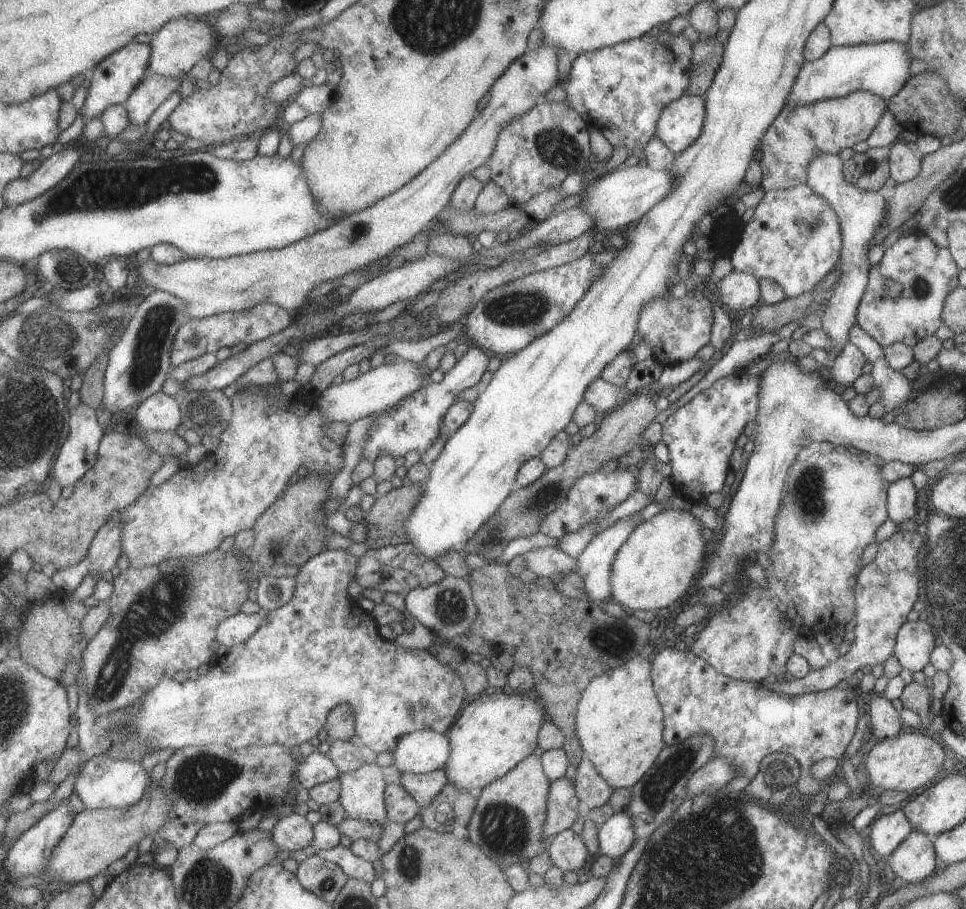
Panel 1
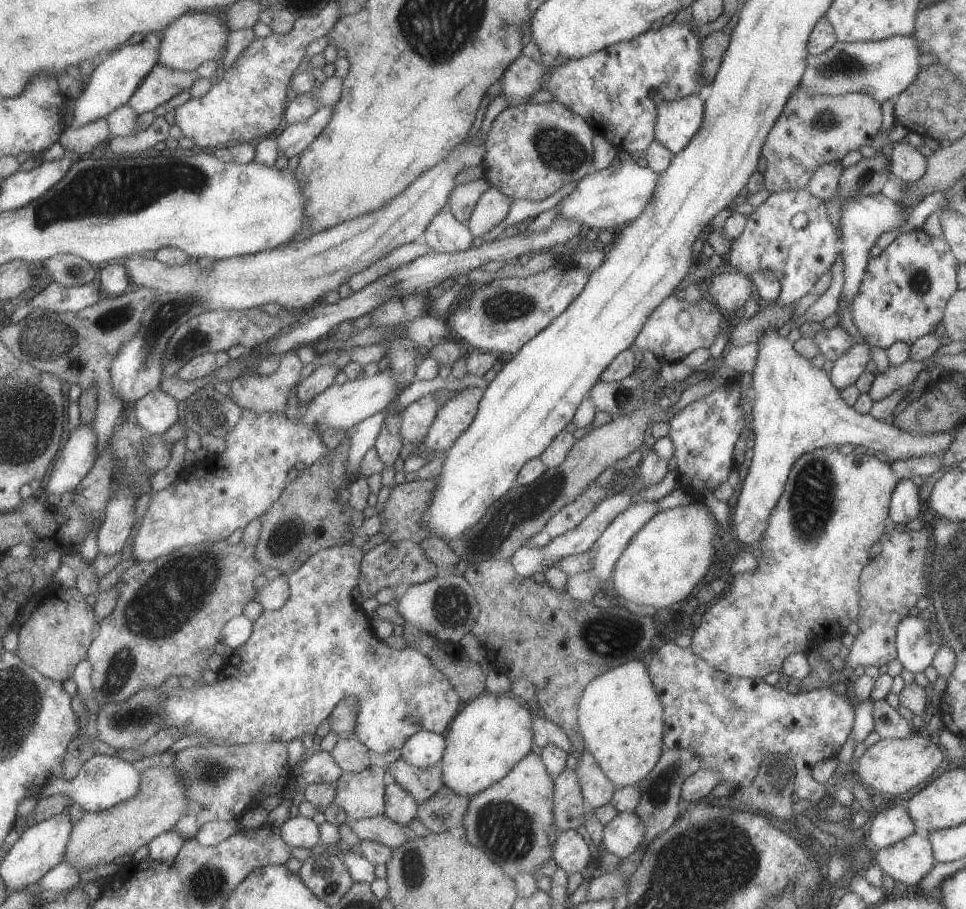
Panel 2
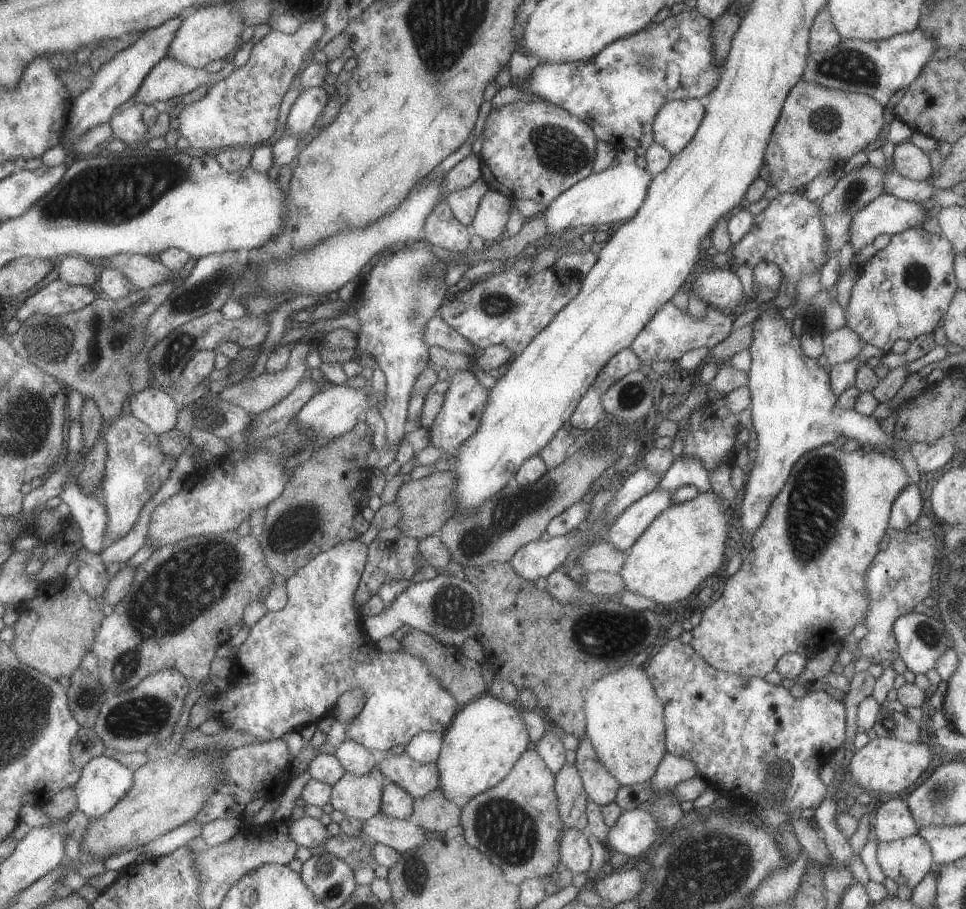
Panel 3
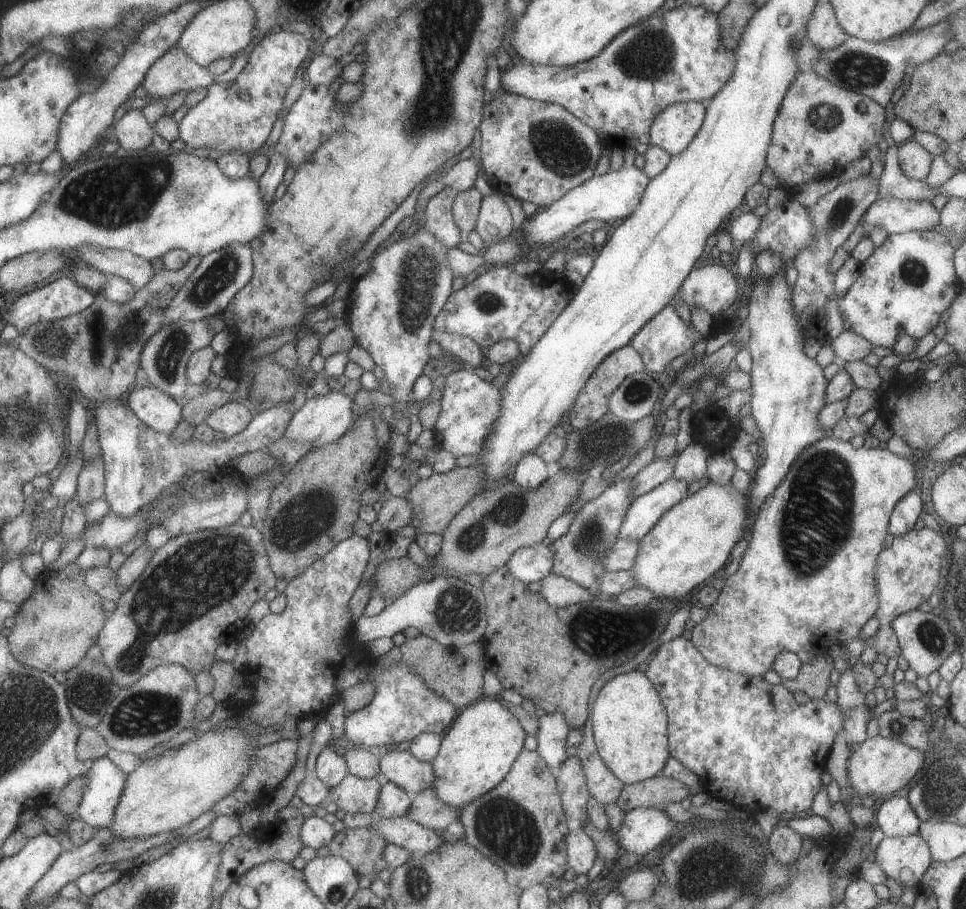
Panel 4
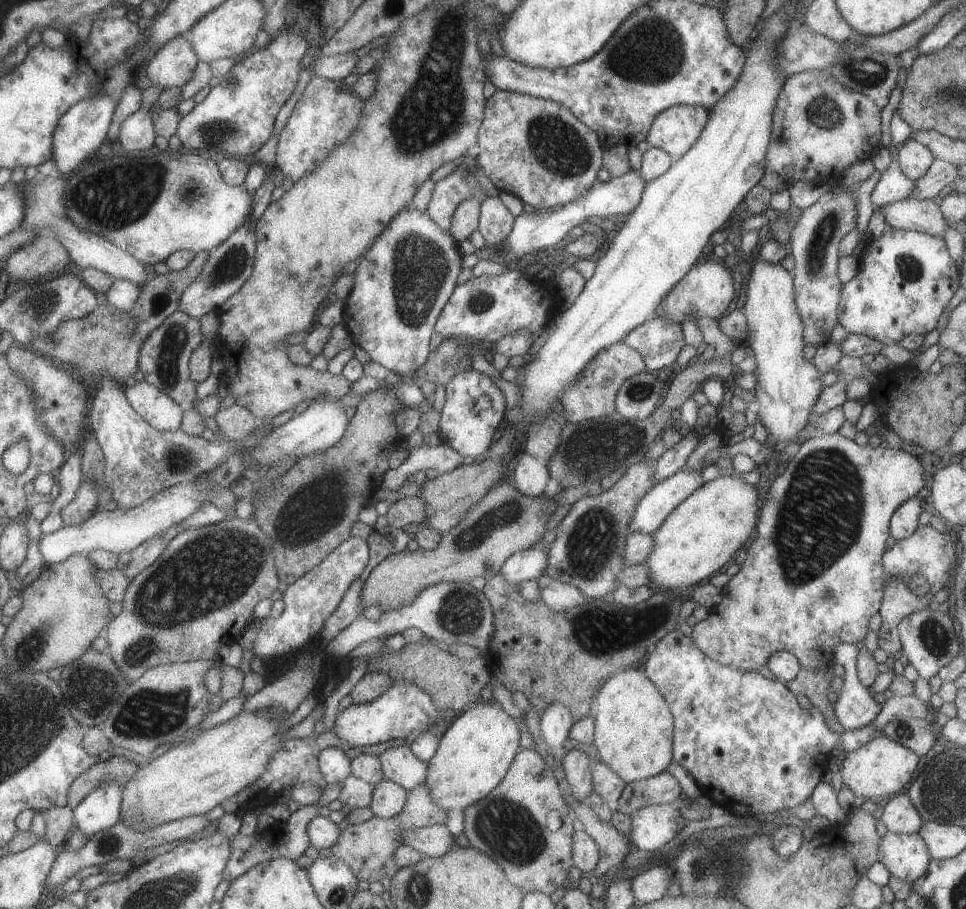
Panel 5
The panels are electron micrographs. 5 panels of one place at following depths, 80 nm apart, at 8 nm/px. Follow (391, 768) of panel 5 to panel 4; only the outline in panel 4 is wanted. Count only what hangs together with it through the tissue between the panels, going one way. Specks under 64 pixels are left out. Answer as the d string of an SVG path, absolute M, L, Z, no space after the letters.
M395 749L385 753L378 760L380 772L389 782L398 785L410 796L418 793L420 790L430 786L433 780L431 763L420 761L415 758L408 750Z

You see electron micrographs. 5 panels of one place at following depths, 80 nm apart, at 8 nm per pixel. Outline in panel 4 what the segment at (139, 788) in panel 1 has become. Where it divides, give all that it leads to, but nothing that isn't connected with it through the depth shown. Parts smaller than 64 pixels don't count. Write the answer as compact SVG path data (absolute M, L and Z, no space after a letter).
M103 756L92 761L85 776L86 787L74 817L95 831L112 823L127 774Z

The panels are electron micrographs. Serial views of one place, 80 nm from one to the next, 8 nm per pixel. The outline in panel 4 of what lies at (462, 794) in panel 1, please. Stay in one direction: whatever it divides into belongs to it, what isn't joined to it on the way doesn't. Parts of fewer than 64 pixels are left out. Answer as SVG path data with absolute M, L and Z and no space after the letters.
M429 786L410 796L409 808L405 815L418 825L440 832L457 819L454 811L455 808L438 799L435 791Z

